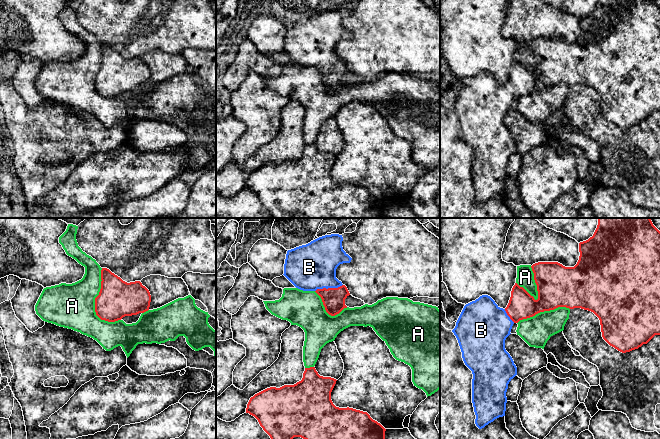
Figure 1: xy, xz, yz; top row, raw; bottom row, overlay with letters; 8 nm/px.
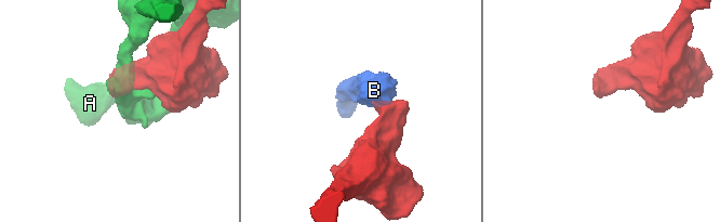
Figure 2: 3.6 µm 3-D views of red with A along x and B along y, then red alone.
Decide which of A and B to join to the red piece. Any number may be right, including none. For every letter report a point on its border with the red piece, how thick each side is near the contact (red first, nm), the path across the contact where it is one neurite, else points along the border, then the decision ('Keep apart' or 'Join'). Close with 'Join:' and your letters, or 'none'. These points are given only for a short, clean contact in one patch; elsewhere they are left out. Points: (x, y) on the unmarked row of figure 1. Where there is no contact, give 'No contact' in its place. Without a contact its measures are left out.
A: Touches red at xy (95, 76). Thickness 300 nm (red) against 360 nm. Keep apart
B: Touches red at xz (328, 64). Thickness 180 nm (red) against 380 nm. Path across: xz (333, 75), (333, 69), (328, 64), (309, 43). Join
Join: B

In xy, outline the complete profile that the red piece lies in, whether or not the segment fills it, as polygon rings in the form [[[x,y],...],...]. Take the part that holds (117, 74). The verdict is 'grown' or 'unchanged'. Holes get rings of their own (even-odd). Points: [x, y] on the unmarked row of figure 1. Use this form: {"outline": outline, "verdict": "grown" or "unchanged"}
{"outline": [[[107,44],[101,46],[101,65],[95,74],[95,88],[108,98],[149,86],[151,71],[140,57],[127,59]]], "verdict": "unchanged"}

